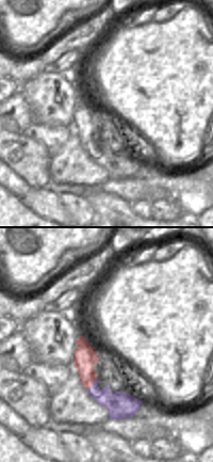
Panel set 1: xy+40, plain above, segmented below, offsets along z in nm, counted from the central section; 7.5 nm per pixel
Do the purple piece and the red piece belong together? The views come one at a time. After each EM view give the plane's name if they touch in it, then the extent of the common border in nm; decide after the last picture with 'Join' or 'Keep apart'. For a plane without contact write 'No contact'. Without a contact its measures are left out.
Touches purple in xy+40. Shared border 110 nm.

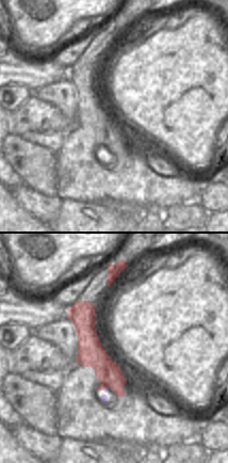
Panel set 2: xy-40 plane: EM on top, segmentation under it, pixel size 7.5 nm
Touches purple in xy-40. Shared border 40 nm.

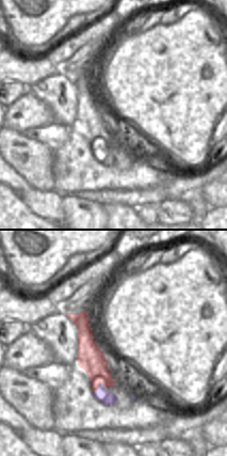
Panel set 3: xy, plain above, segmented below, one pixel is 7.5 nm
Touches purple in xy. Shared border 110 nm.

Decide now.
Join.

